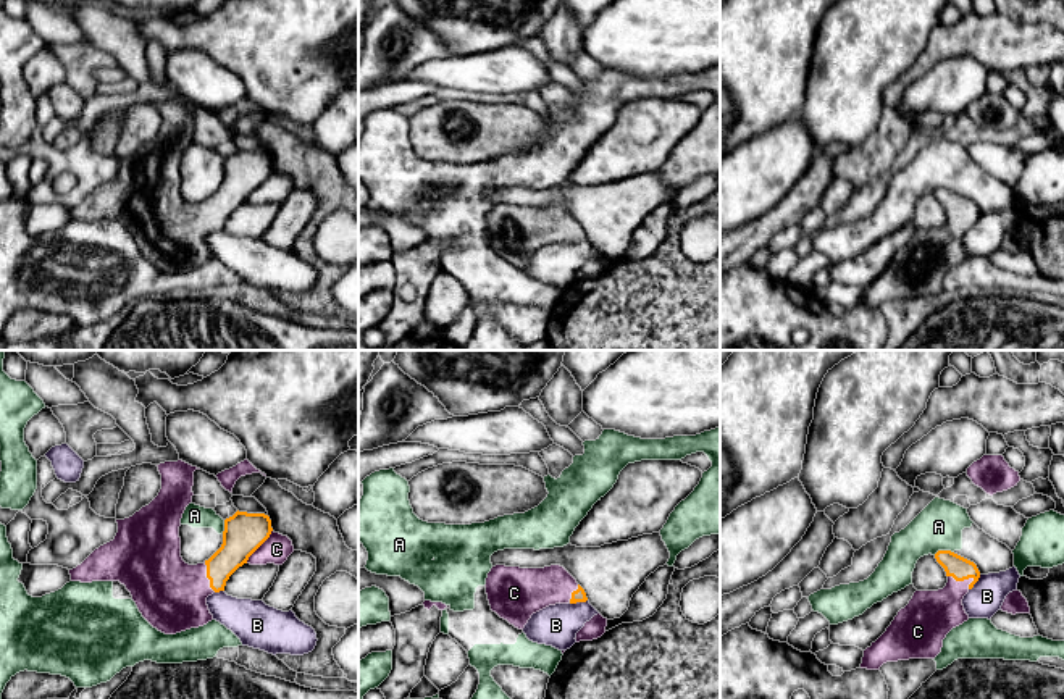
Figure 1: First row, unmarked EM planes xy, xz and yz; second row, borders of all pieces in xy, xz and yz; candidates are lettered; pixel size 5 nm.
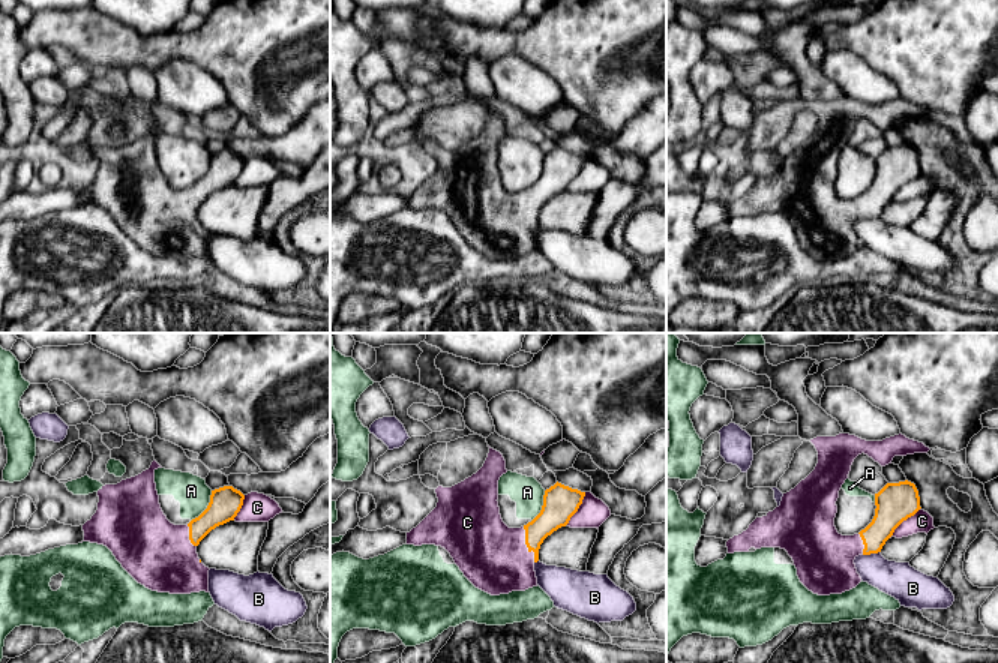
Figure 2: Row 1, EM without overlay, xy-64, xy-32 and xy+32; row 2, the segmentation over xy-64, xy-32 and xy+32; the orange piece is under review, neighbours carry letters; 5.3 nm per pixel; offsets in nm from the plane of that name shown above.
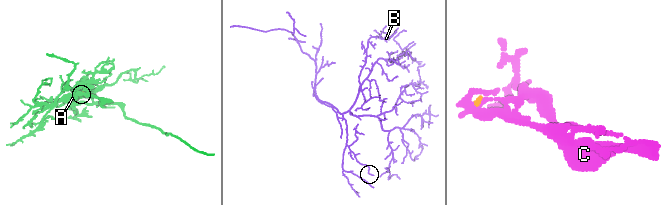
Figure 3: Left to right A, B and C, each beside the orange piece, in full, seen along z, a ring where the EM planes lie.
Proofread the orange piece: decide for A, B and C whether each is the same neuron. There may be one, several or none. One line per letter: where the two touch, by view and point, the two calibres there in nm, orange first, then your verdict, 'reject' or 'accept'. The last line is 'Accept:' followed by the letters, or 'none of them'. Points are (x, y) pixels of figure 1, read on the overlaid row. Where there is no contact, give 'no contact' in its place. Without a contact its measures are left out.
A: yz (943, 551) | 120/240 nm | reject
B: xz (577, 601) | 60/200 nm | reject
C: yz (961, 580) | 120/240 nm | accept
Accept: C

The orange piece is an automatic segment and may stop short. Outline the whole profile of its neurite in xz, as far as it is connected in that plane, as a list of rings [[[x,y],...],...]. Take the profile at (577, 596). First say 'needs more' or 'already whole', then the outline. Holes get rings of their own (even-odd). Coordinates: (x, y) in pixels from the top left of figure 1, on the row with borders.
needs more; [[[496,565],[486,578],[491,610],[518,630],[533,613],[555,604],[586,602],[584,589],[560,565],[520,568]]]

